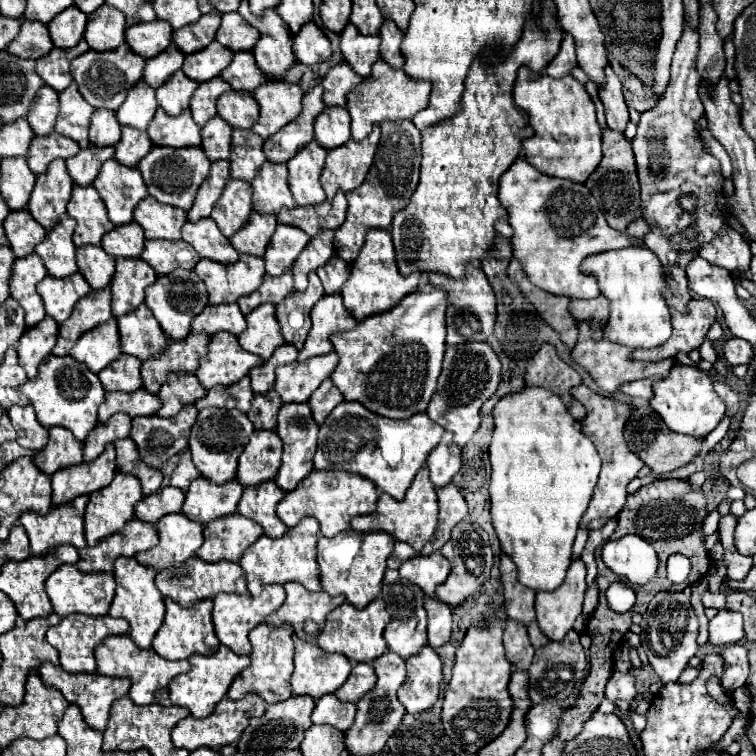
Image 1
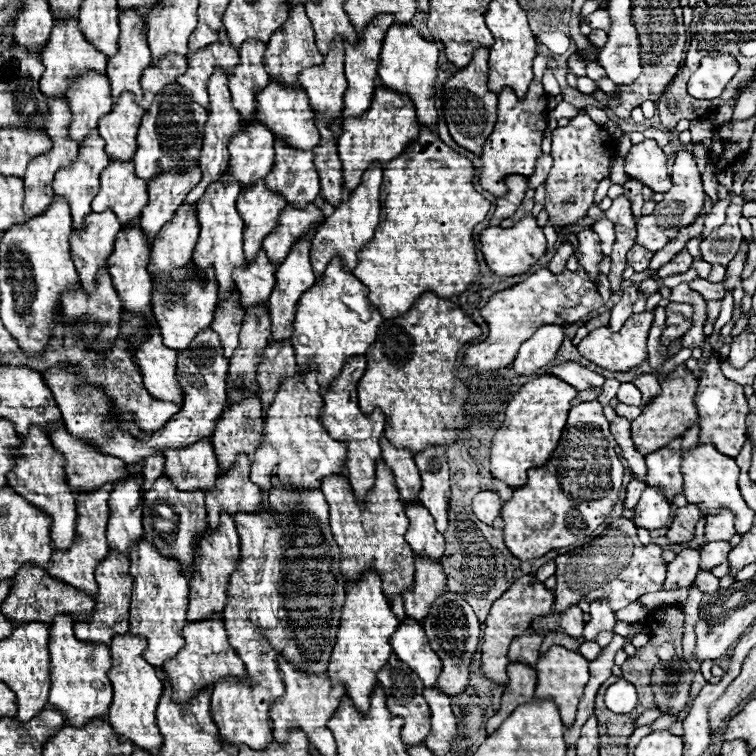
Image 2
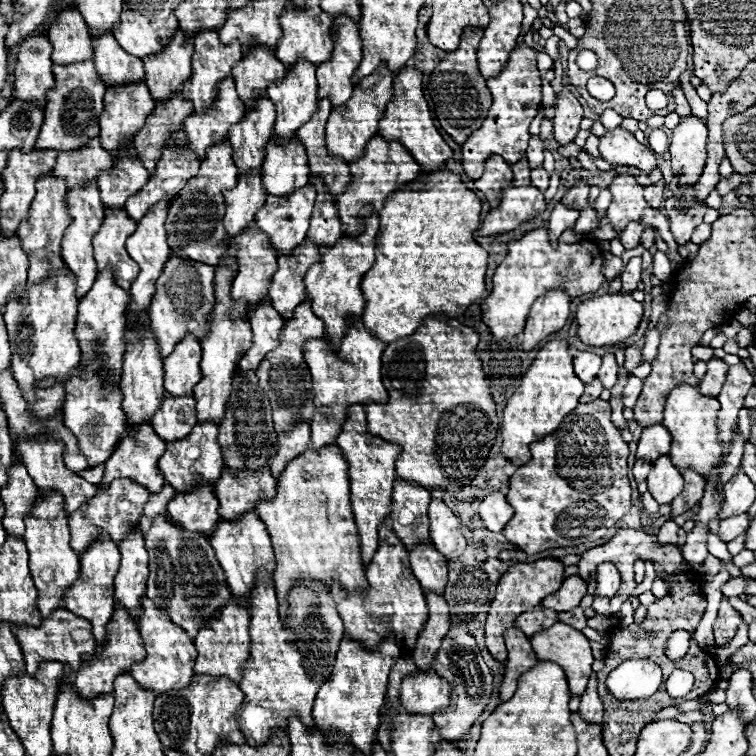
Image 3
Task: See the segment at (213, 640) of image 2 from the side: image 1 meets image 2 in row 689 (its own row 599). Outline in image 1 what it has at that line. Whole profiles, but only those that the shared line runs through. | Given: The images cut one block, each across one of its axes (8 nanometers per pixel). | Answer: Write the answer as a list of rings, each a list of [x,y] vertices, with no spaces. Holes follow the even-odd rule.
[[[190,558],[188,564],[184,564],[182,568],[174,570],[164,570],[164,572],[158,572],[156,576],[156,586],[160,588],[160,592],[168,598],[172,598],[176,604],[184,606],[184,608],[194,608],[196,602],[200,600],[206,600],[206,598],[214,598],[216,594],[220,592],[226,592],[226,594],[246,594],[246,582],[242,578],[242,568],[240,564],[234,564],[234,562],[204,562],[200,558]]]

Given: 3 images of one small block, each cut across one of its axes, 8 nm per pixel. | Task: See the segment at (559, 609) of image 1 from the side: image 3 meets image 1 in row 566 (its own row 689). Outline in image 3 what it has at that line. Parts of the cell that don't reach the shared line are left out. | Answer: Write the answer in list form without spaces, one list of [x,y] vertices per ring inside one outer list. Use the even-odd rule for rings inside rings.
[[[556,622],[552,628],[532,636],[532,648],[538,660],[552,660],[564,668],[570,696],[582,696],[590,678],[590,666],[594,662],[590,642],[568,624]]]

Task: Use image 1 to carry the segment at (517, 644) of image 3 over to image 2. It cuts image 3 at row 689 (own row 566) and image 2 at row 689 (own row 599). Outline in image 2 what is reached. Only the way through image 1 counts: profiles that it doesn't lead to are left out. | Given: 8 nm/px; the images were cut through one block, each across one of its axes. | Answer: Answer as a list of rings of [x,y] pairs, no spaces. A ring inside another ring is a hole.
[[[510,662],[508,676],[510,676],[510,680],[504,688],[500,710],[486,724],[488,734],[492,734],[512,714],[512,710],[518,704],[524,704],[534,696],[534,688],[536,688],[536,670],[534,668],[530,668],[524,662]]]

